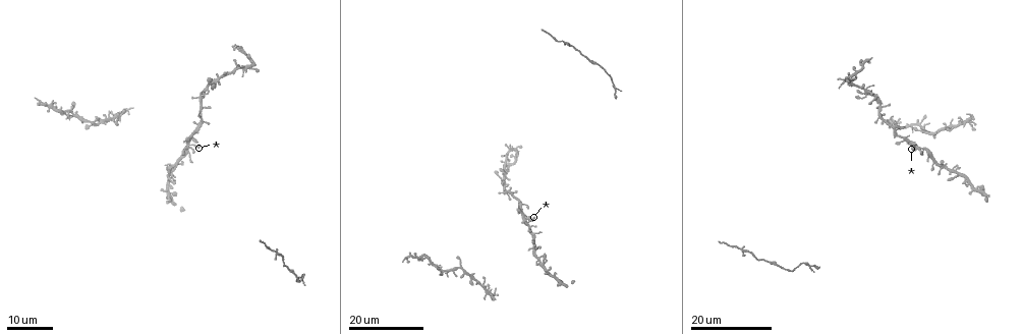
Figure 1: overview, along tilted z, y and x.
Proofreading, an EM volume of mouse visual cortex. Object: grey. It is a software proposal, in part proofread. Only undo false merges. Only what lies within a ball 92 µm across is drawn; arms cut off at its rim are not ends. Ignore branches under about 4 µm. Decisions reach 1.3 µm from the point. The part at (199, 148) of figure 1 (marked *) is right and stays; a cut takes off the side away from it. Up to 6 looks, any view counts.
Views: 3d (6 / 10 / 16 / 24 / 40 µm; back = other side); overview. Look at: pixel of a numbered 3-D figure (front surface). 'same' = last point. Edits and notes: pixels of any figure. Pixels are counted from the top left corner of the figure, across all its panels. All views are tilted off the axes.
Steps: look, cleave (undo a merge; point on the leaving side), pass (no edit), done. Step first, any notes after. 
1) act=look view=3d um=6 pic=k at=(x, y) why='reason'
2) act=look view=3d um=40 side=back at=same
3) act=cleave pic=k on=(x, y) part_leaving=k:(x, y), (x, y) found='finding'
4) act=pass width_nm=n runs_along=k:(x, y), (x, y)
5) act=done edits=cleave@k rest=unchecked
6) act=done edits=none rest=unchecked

act=look view=3d um=16 pic=1 at=(481, 285) why='looks like a crossing'

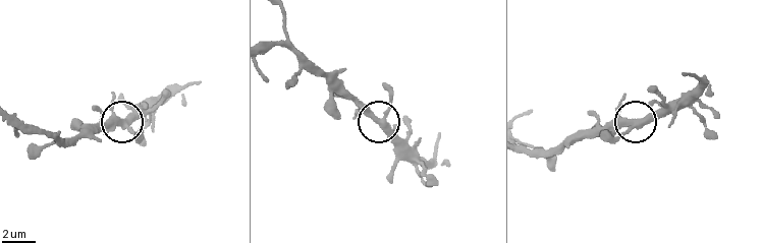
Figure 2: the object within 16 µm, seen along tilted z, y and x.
act=look view=3d um=10 pic=2 at=(375, 116)

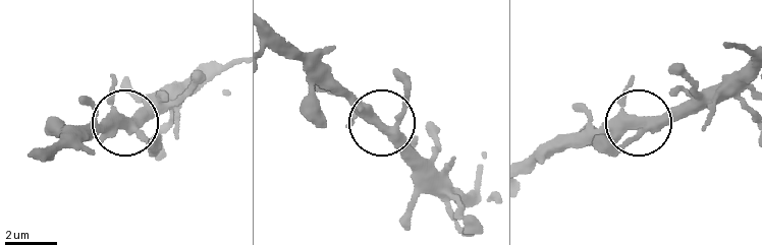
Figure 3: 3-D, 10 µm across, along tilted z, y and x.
act=pass side_arm_um=8 found='one cell here'

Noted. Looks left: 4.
act=look view=3d um=16 pic=1 at=(168, 166)

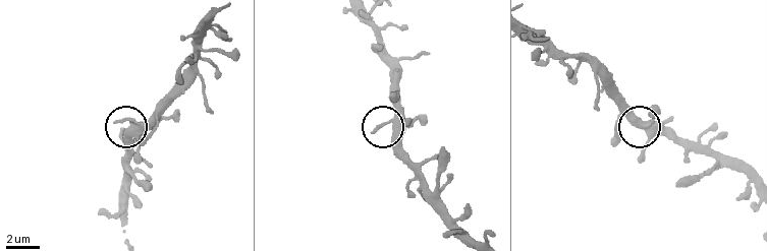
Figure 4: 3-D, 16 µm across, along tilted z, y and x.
act=look view=3d um=6 pic=4 at=(384, 123) why='zoom in'

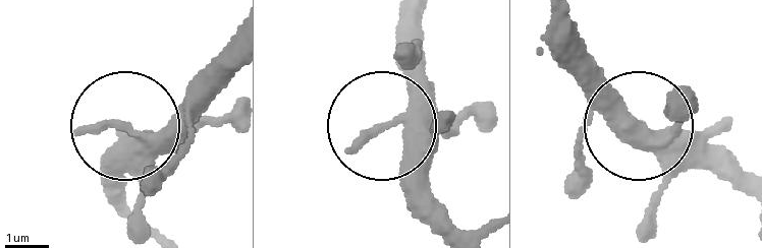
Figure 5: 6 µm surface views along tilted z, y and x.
act=pass runs_along=5:(233, 51), (185, 108), (115, 145), (123, 178) found='one cell here'

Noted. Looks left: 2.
act=done edits=none rest=unchecked

